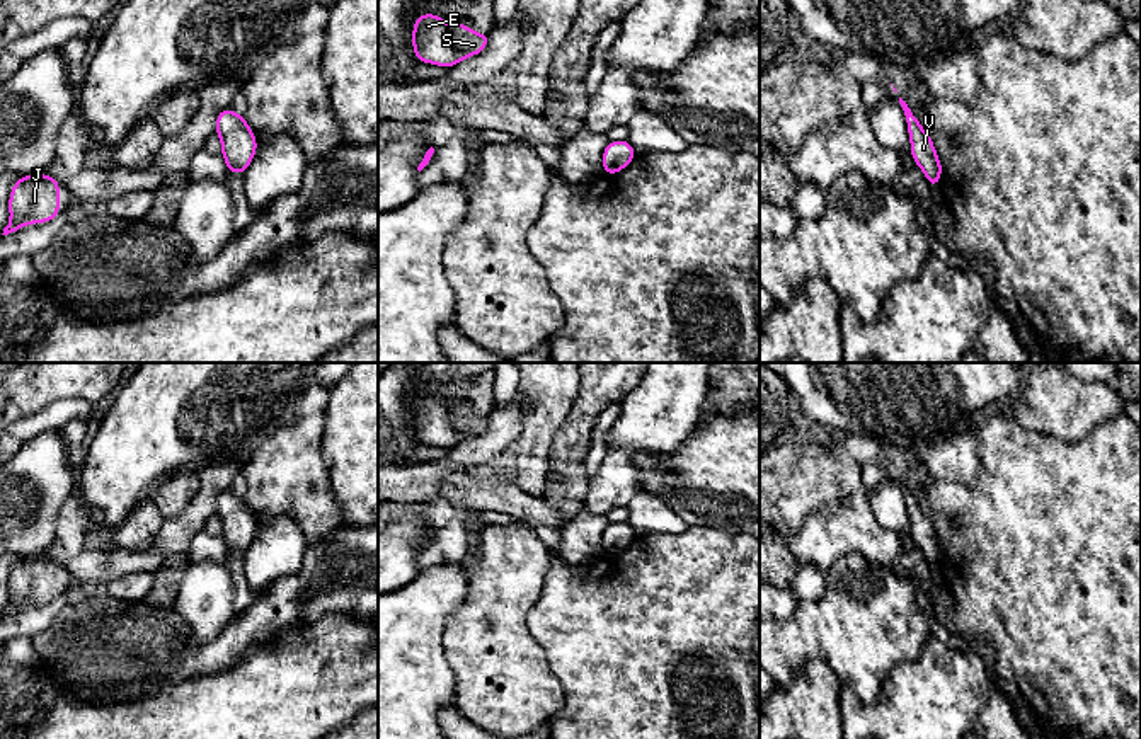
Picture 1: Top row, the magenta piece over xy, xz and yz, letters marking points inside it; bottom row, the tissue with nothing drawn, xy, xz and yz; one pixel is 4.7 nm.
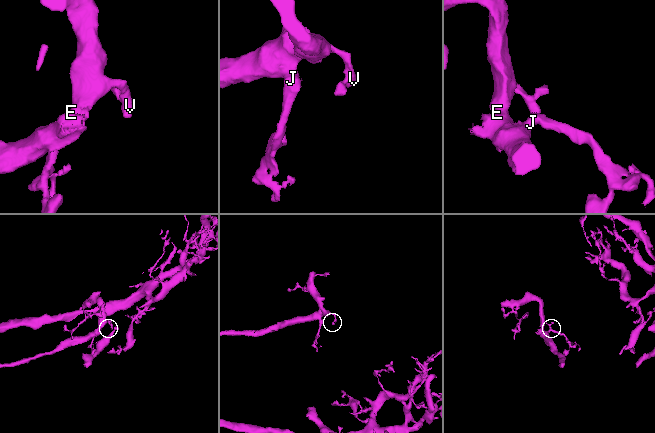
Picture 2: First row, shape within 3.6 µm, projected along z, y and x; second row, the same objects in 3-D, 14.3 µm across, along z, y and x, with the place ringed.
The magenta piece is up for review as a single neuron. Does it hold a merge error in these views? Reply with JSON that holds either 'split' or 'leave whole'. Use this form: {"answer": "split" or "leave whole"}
{"answer": "leave whole"}

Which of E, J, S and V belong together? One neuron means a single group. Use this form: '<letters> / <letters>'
E J S V

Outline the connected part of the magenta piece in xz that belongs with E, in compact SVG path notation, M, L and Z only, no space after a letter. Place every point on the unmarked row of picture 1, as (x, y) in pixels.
M422 395L414 404L412 429L417 443L450 450L468 438L480 436L489 426L489 414L475 415L475 409L462 409L462 400L453 405L444 405L438 395Z

